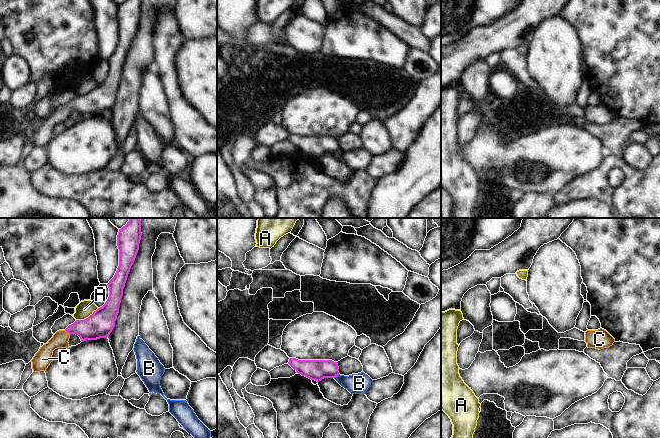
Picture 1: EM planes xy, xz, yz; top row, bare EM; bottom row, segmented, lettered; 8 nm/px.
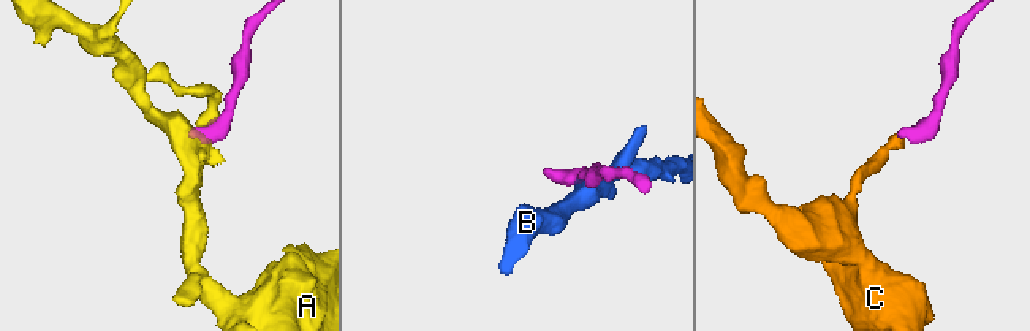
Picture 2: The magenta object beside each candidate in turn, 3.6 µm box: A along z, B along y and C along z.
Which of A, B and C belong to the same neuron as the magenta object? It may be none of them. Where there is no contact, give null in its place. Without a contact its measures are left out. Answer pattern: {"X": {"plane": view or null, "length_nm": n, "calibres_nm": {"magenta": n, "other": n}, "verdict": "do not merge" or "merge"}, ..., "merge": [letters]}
{"A": {"plane": "xy", "length_nm": 200, "calibres_nm": {"magenta": 220, "other": 140}, "verdict": "do not merge"}, "B": {"plane": "xz", "length_nm": 60, "calibres_nm": {"magenta": 160, "other": 160}, "verdict": "do not merge"}, "C": {"plane": "xy", "length_nm": 70, "calibres_nm": {"magenta": 200, "other": 130}, "verdict": "merge"}, "merge": ["C"]}

